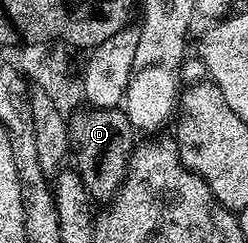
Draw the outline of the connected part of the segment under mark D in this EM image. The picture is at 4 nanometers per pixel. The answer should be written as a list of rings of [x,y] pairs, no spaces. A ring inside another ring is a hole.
[[[85,107],[82,113],[68,118],[69,147],[77,174],[83,179],[94,202],[108,203],[117,196],[119,187],[129,170],[129,160],[135,148],[135,130],[124,108],[97,109]]]

